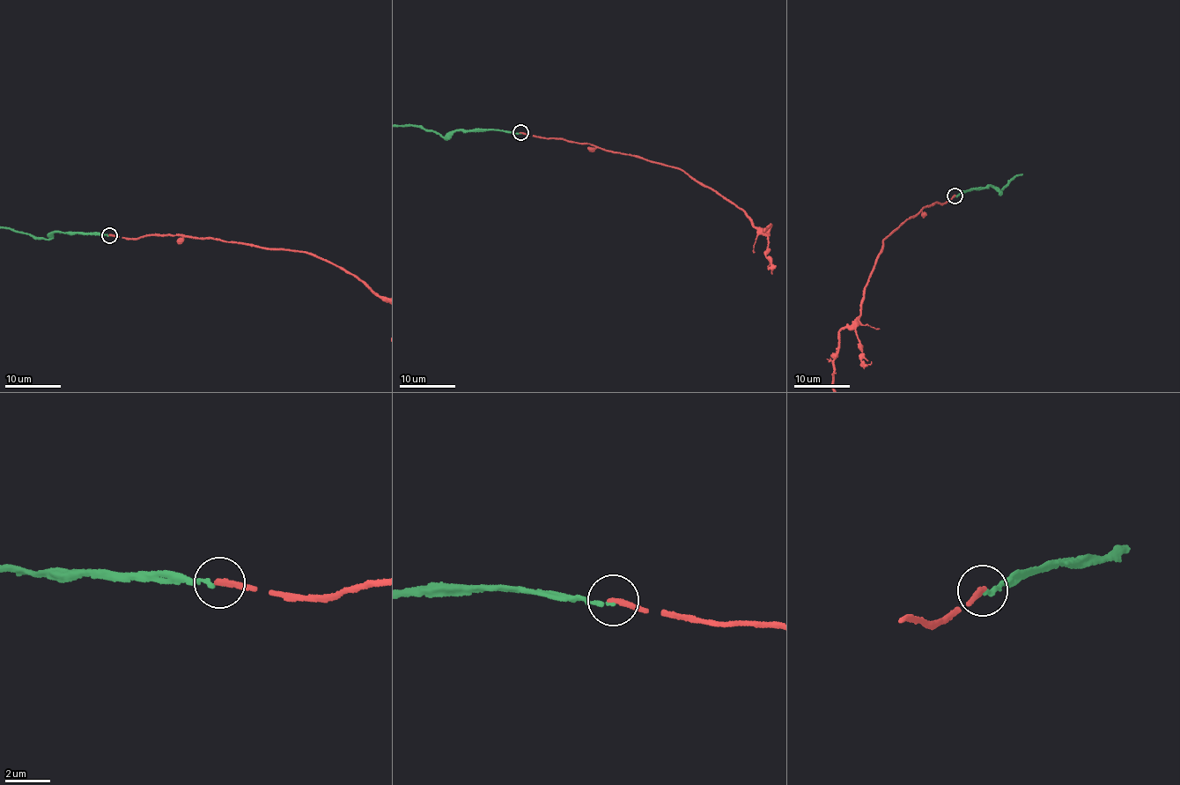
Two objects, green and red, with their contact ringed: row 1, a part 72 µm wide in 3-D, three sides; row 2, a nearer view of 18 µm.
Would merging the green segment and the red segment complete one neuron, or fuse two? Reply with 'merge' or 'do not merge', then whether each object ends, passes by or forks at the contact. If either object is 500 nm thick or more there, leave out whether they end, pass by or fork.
do not merge; green ends there; red ends there

